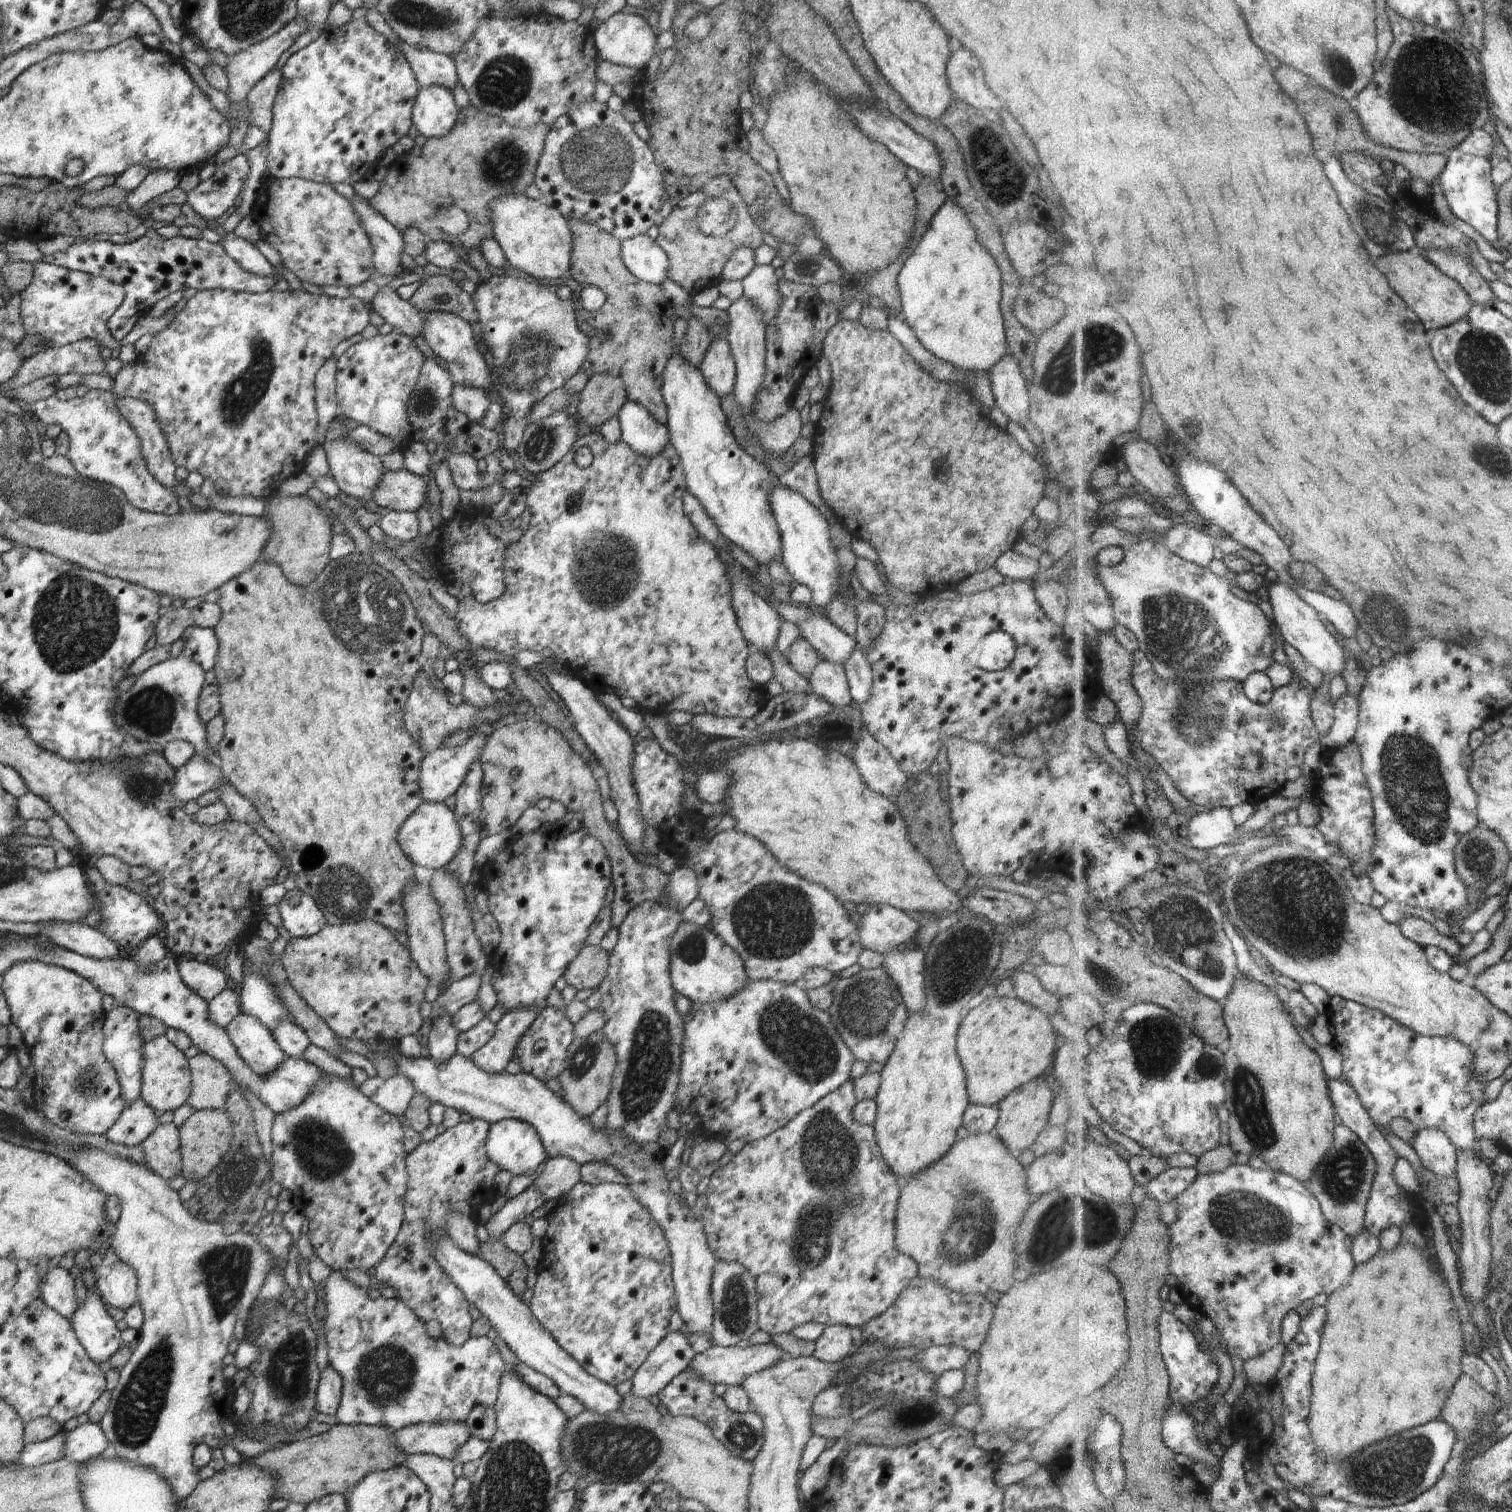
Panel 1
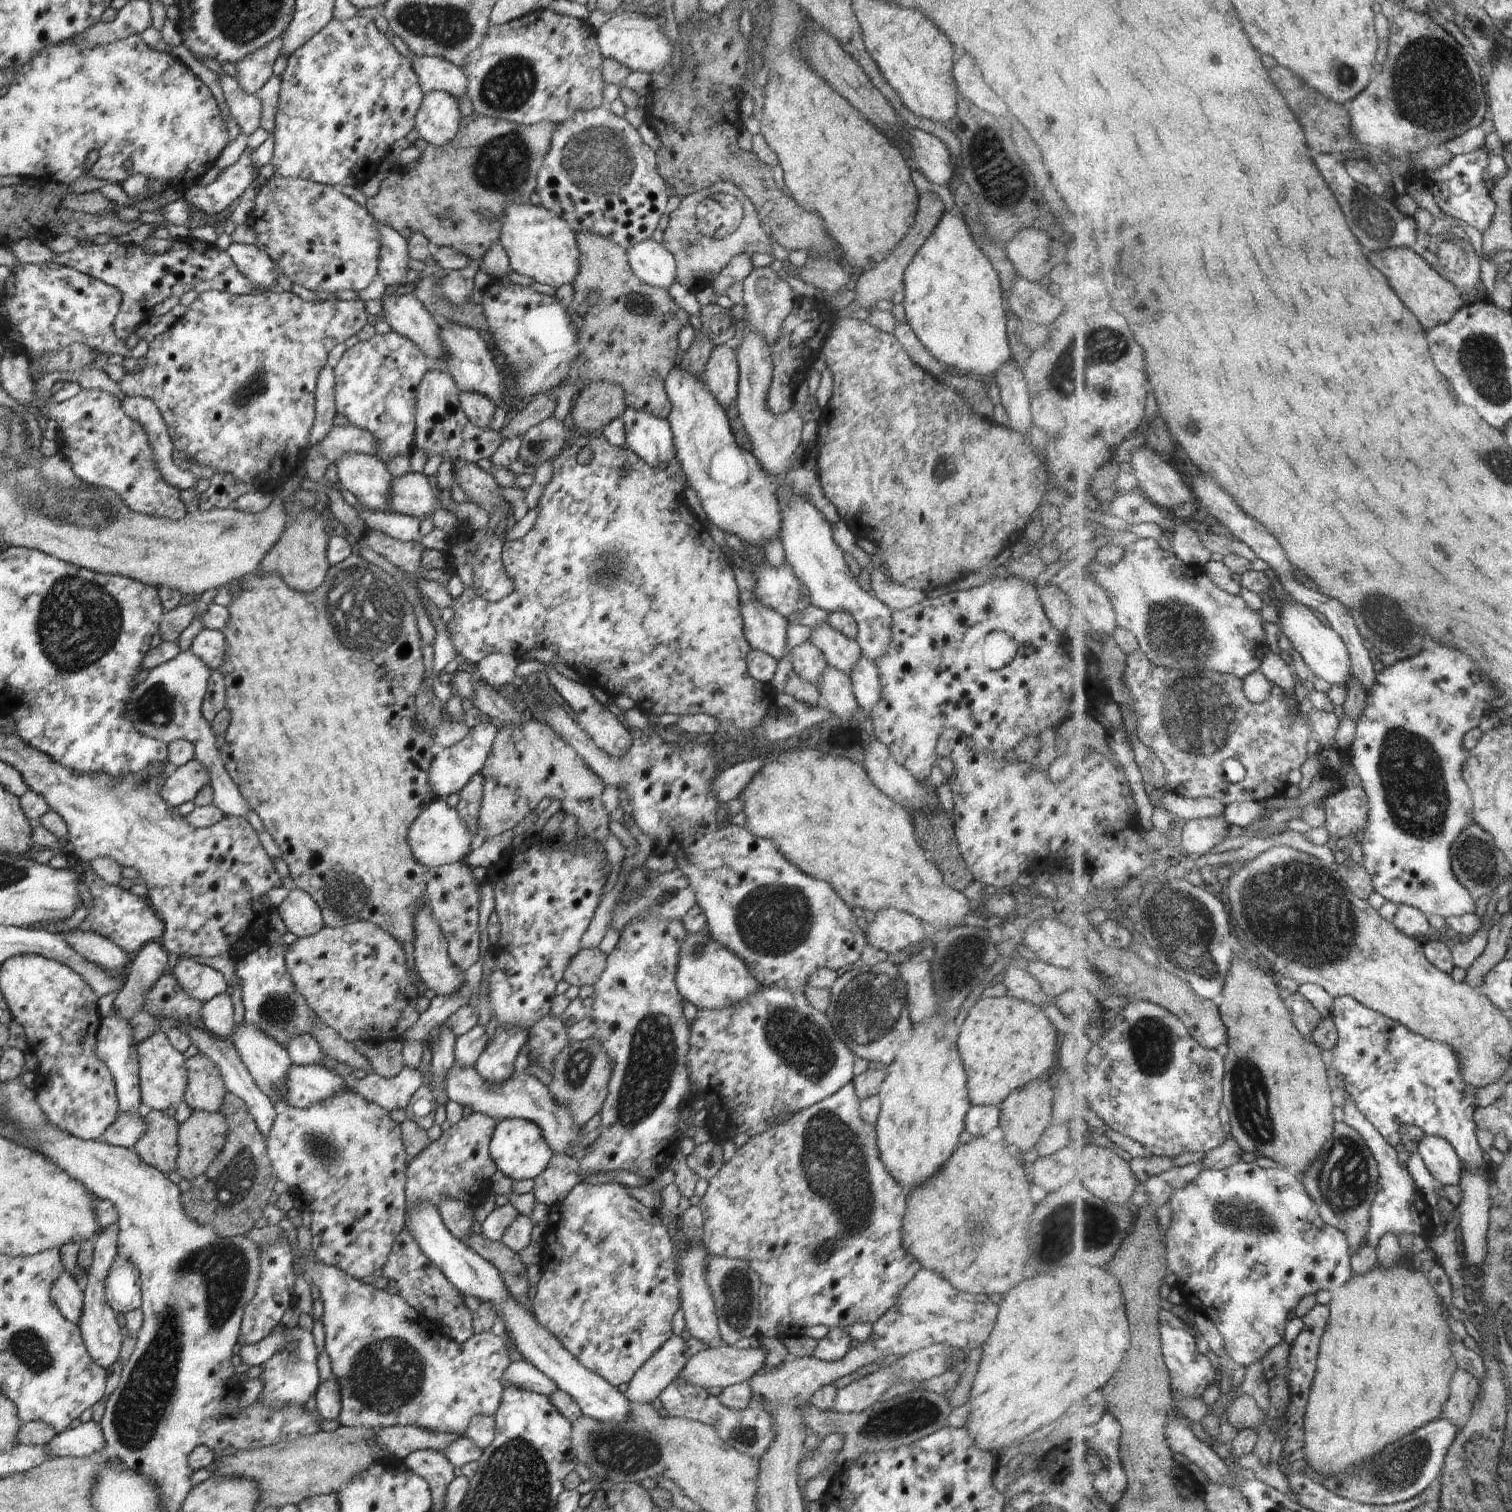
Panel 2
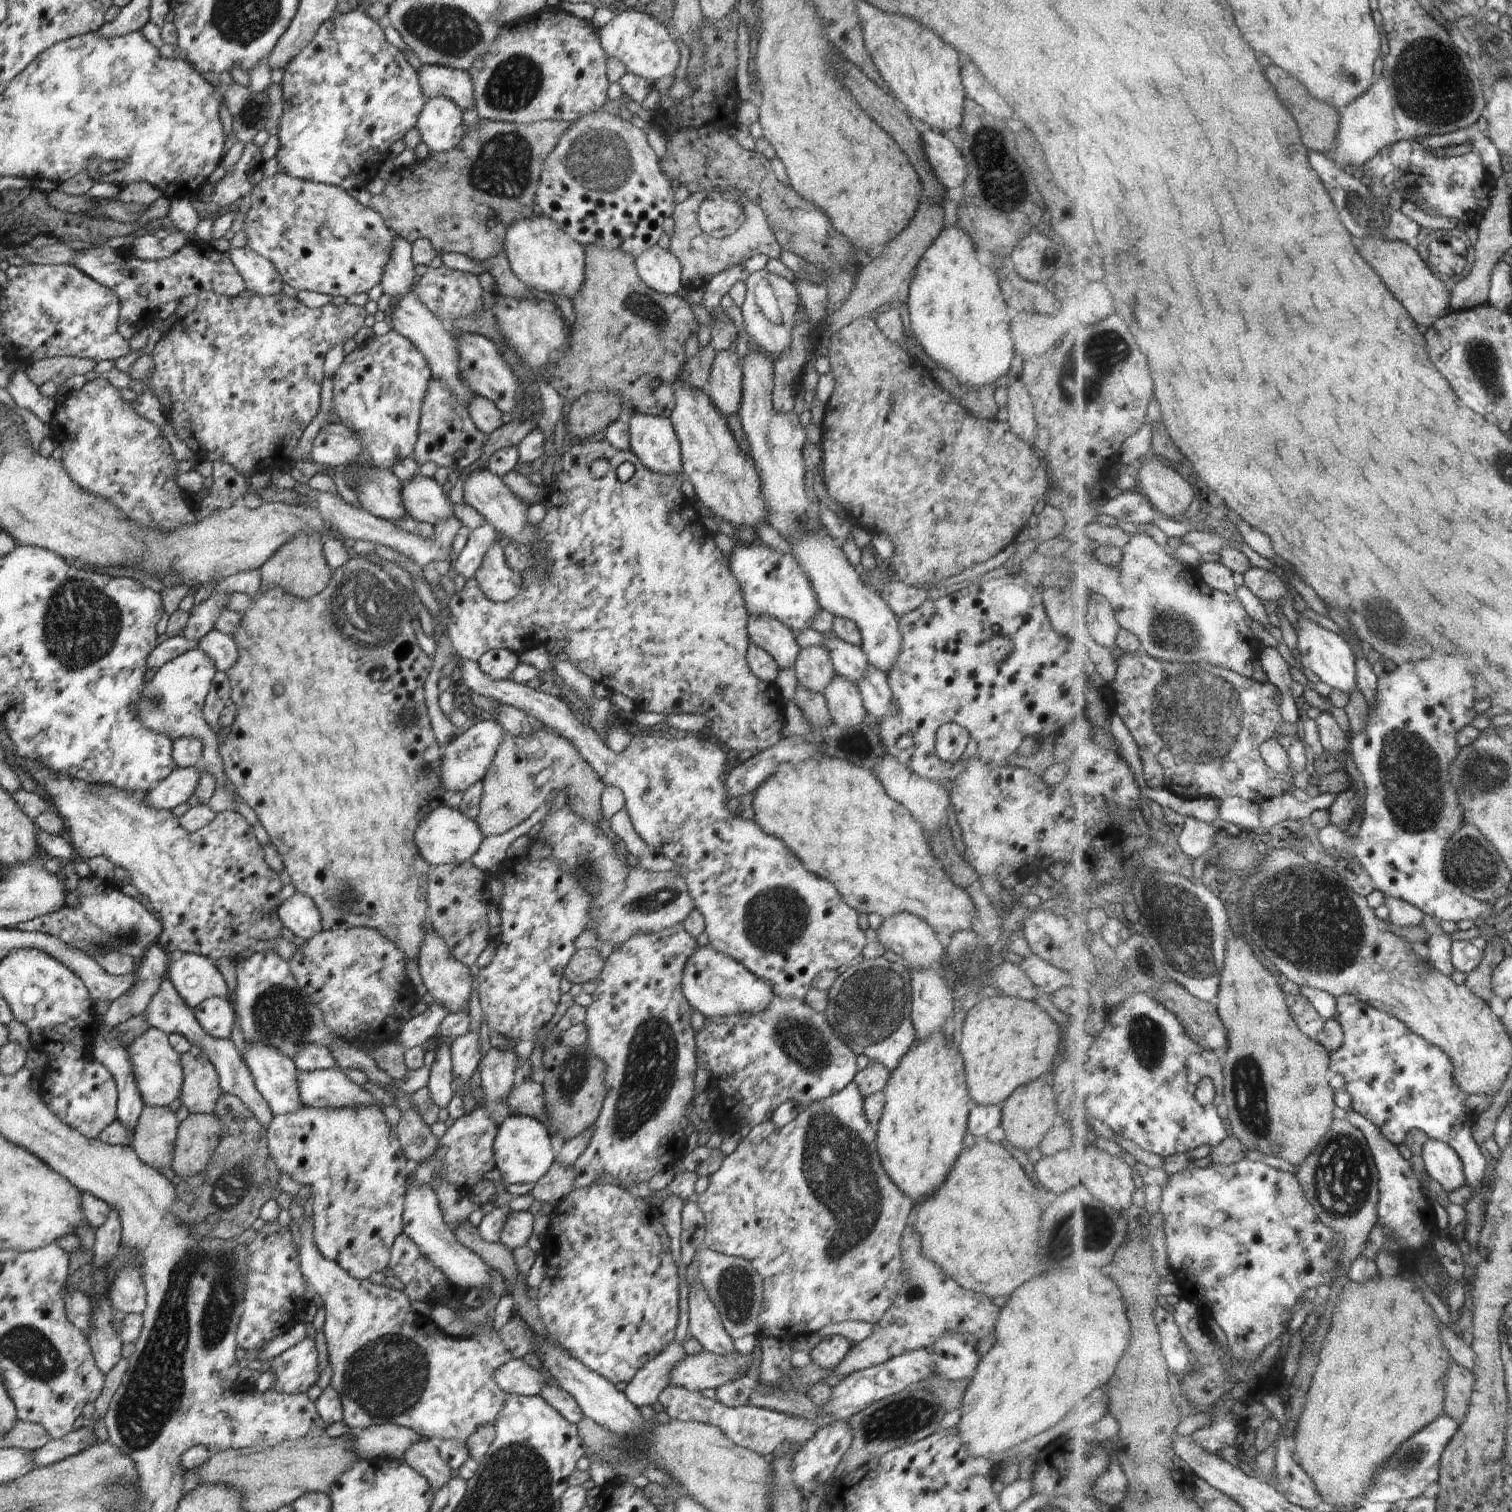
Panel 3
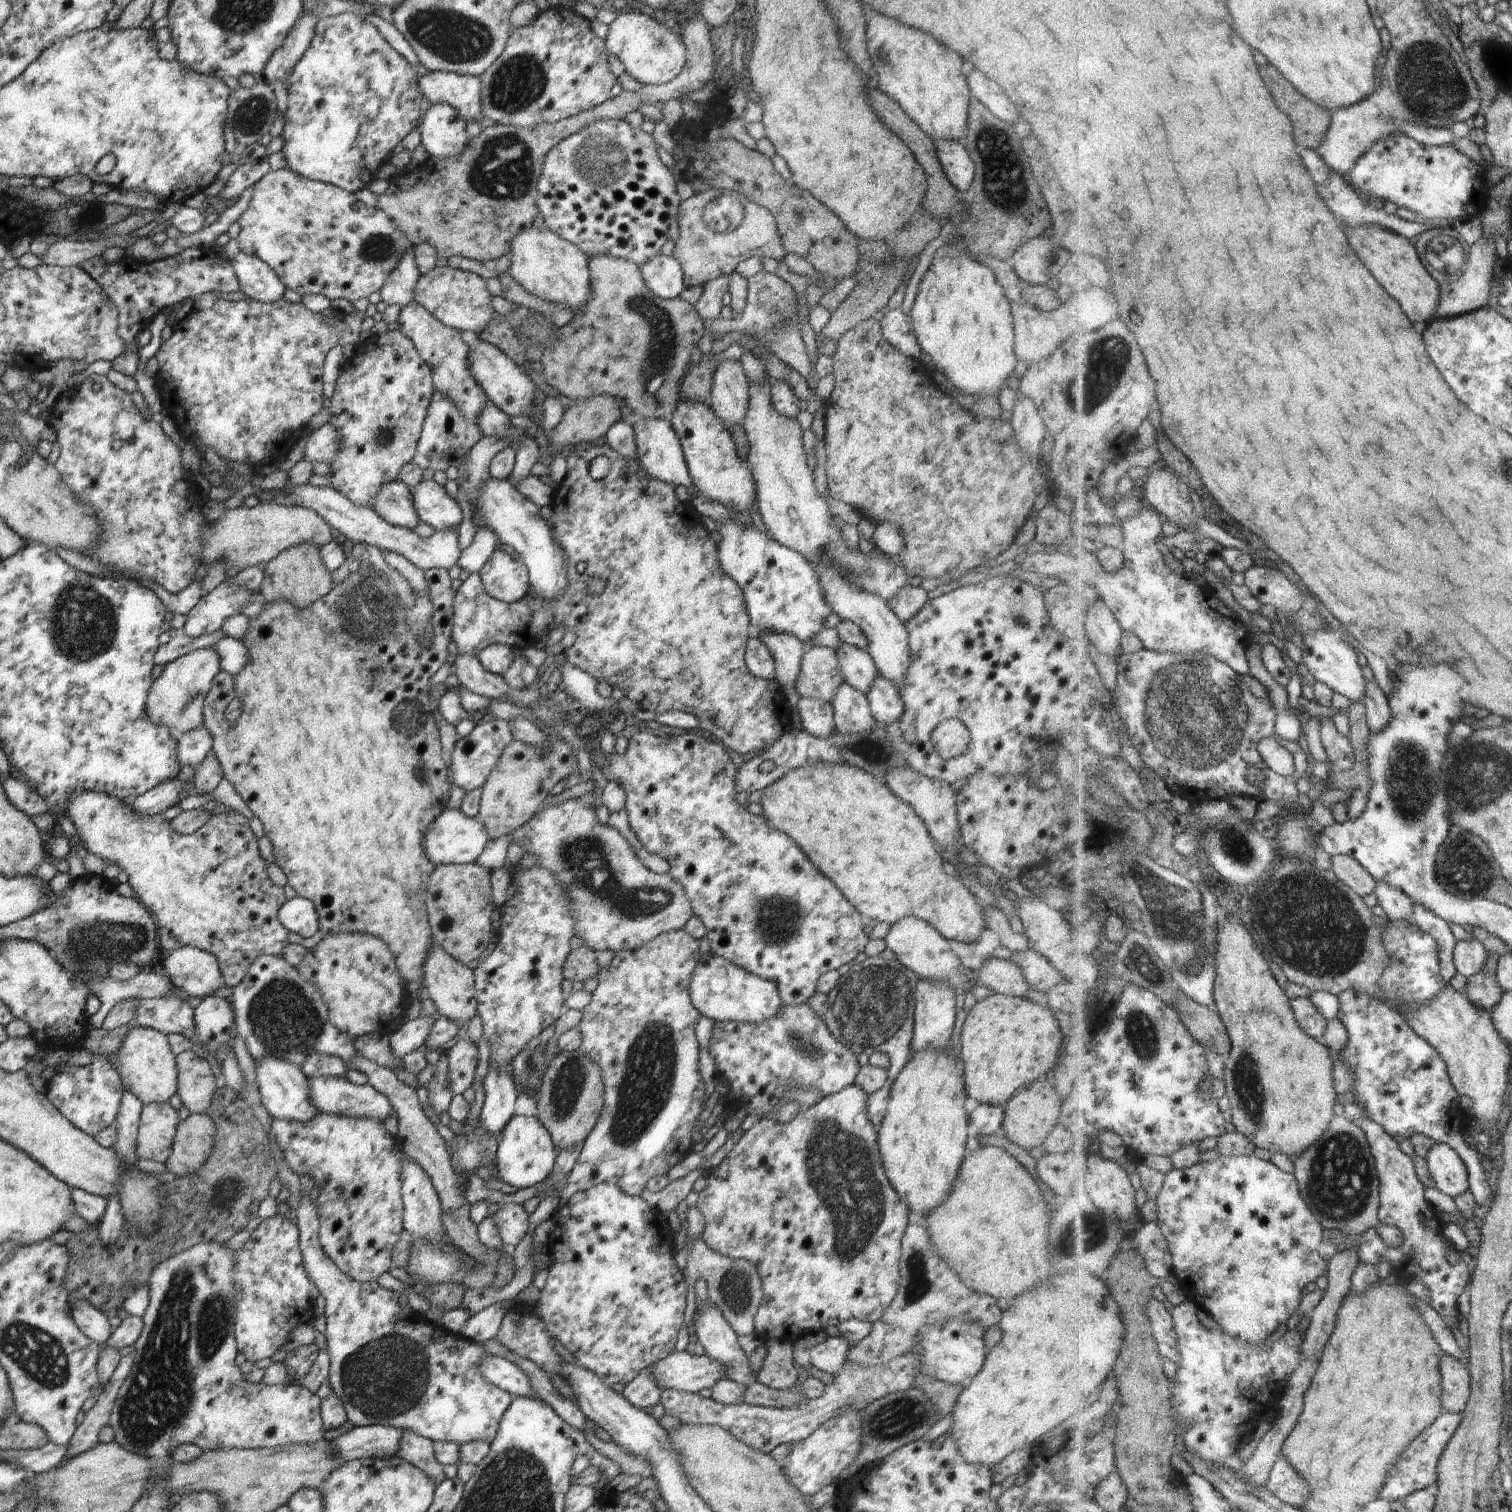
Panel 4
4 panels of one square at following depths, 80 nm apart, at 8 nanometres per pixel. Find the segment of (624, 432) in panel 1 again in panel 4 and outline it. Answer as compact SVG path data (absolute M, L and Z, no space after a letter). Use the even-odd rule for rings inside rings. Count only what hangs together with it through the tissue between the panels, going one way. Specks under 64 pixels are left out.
M640 419L632 426L635 432L636 454L642 470L650 477L673 484L674 486L686 486L693 497L699 495L699 491L693 485L689 476L688 467L683 457L683 450L678 440L678 435L671 423L664 419Z

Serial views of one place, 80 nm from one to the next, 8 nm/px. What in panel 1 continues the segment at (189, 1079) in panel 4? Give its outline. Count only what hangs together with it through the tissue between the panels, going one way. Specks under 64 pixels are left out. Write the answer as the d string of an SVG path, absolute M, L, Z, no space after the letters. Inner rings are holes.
M198 1053L189 1059L191 1093L187 1103L195 1111L225 1108L227 1096L234 1089L229 1070L209 1054Z

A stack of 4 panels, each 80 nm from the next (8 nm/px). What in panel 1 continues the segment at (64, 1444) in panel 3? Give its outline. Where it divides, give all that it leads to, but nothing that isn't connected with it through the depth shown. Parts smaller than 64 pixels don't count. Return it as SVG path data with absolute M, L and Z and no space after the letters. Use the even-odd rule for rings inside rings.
M88 1421L78 1425L73 1431L67 1432L64 1454L70 1460L80 1464L110 1452L108 1439L97 1423Z

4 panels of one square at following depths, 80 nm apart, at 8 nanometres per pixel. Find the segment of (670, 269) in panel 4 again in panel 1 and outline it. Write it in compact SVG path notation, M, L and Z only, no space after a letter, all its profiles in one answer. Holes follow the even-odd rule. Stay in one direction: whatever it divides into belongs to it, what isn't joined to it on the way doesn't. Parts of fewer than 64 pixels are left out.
M638 235L621 242L624 266L640 280L660 285L667 278L669 260L658 243L648 235Z

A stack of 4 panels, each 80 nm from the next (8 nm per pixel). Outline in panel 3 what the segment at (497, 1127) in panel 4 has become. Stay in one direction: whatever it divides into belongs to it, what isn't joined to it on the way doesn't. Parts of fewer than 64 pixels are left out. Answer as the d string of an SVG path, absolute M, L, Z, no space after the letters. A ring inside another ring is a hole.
M492 1047L477 1066L480 1071L484 1108L497 1126L510 1116L505 1100L509 1090L514 1086L517 1060L517 1054L513 1049Z

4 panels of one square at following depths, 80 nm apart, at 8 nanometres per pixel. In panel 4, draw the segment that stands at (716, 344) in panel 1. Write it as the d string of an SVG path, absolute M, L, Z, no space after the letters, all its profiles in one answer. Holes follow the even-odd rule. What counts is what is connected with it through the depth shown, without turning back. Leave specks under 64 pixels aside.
M725 357L715 369L713 383L707 400L713 413L730 429L735 424L742 424L747 411L749 397L749 380L740 361Z

